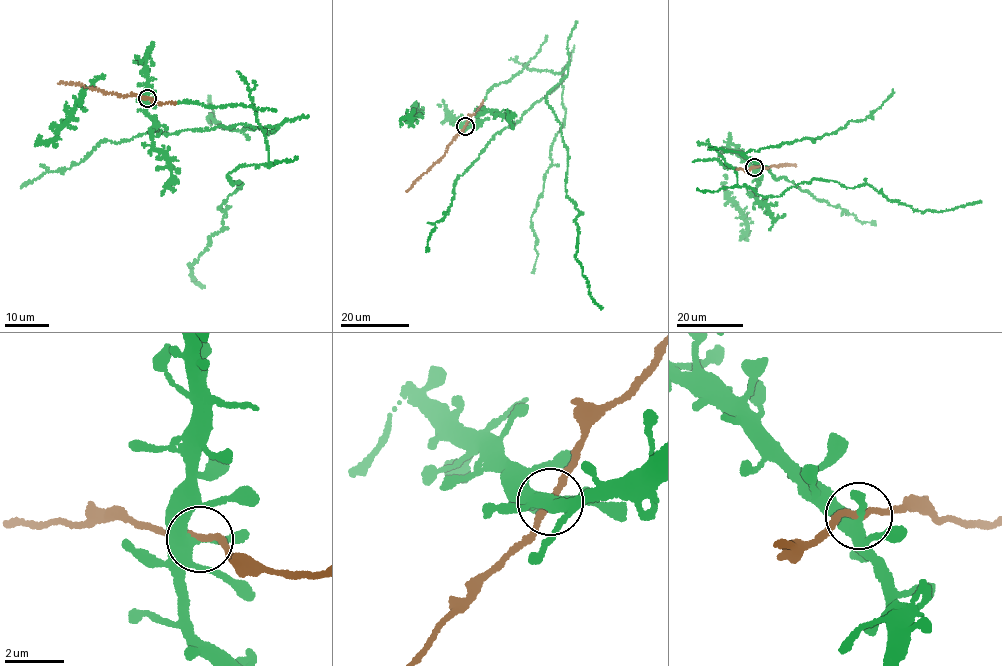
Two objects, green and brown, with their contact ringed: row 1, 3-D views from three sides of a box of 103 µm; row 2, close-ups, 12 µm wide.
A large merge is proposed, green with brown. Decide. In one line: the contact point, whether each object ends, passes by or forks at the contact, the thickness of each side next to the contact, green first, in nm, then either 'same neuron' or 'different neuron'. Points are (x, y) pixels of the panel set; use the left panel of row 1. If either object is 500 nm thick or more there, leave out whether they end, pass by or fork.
(147, 98) | green forks | brown passes by | 320/200 nm | same neuron

